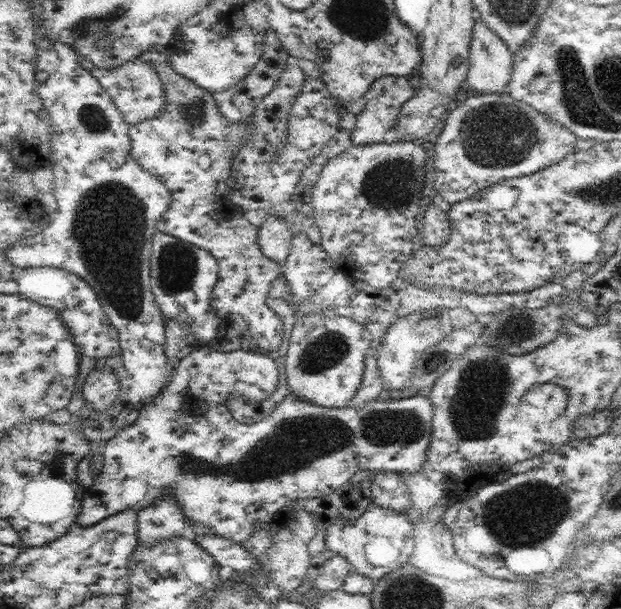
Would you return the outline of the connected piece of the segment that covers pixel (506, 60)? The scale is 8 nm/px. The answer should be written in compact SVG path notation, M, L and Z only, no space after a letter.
M476 16L469 48L466 84L472 93L503 94L511 78L513 53Z

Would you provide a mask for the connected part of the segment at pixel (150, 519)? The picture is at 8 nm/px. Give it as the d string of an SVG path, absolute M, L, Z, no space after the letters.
M174 497L151 504L147 499L138 508L138 545L151 547L159 540L188 534L188 520Z

